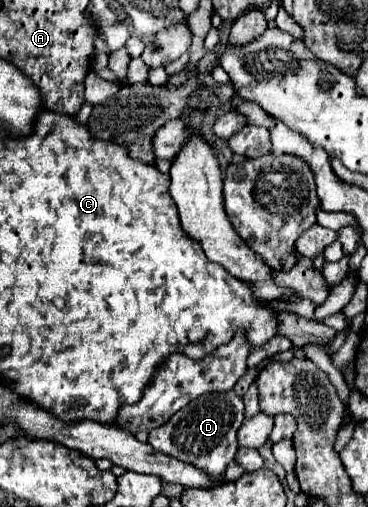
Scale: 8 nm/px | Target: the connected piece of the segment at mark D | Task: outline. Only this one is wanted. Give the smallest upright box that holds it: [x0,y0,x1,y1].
[149,392,245,476]

